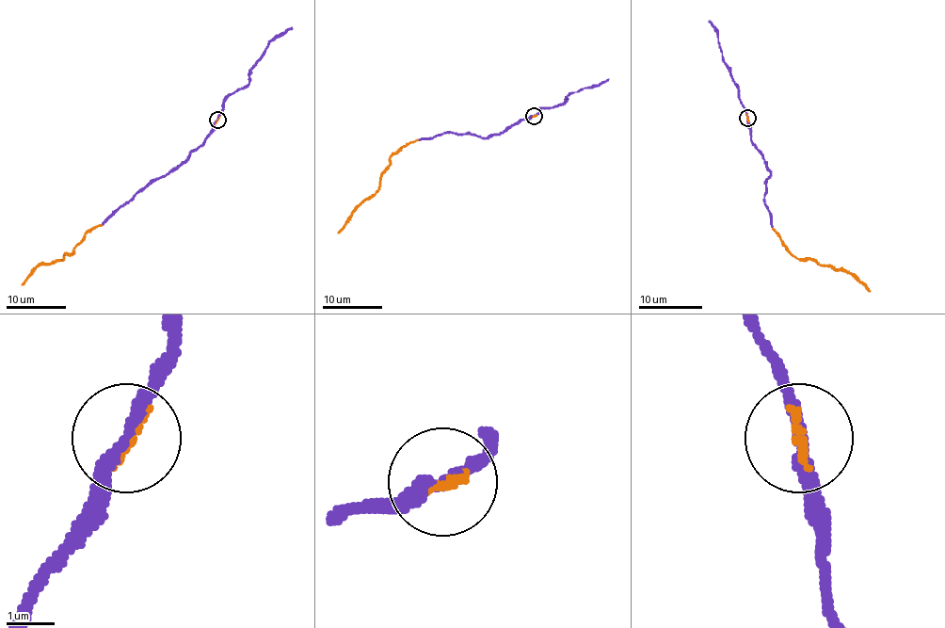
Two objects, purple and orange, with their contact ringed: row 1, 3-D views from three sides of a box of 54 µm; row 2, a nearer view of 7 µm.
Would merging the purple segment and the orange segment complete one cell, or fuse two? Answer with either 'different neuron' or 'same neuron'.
same neuron

